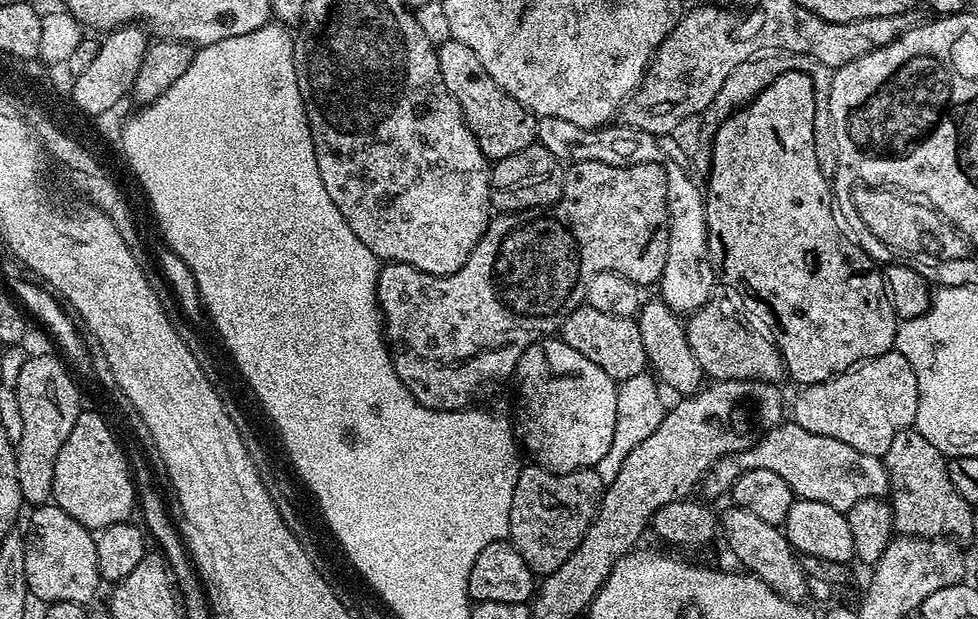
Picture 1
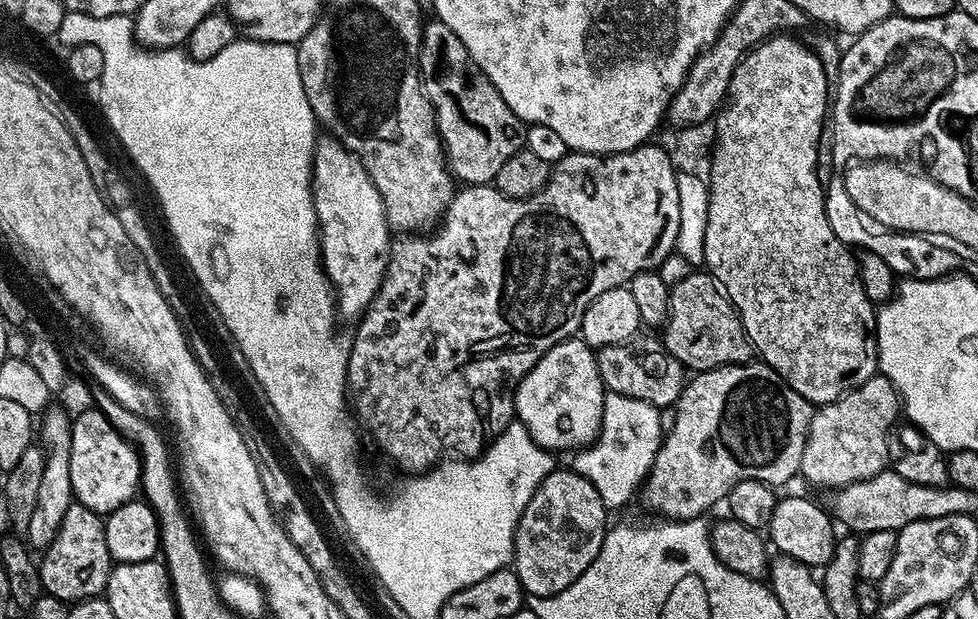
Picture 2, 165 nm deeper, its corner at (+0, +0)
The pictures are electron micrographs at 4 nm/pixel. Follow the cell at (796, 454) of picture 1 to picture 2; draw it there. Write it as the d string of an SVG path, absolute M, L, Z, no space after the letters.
M885 470L870 477L869 480L859 480L853 484L846 484L835 493L831 511L836 511L835 519L848 528L860 533L890 530L896 532L908 523L918 522L920 519L936 519L939 516L952 515L952 508L956 508L956 500L960 500L960 488L945 486L931 488L922 486L912 488L912 482L902 478L898 473Z

